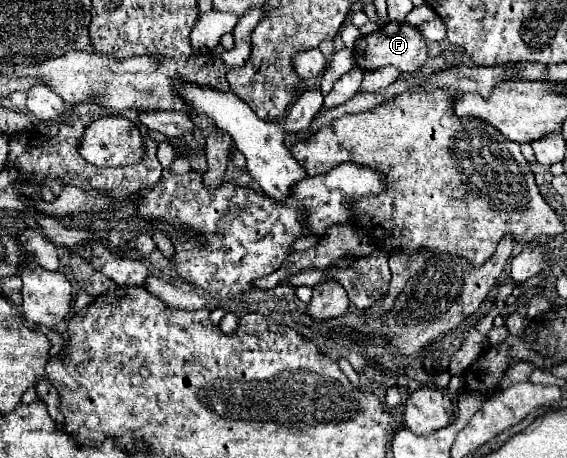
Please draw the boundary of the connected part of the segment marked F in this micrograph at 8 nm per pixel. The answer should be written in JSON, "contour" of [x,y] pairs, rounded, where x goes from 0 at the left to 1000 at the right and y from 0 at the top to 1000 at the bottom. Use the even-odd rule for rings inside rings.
{"contour":[[[684,48],[660,74],[635,79],[624,96],[624,131],[638,153],[667,153],[674,144],[698,144],[705,157],[734,157],[751,135],[751,87],[748,79],[716,48]]]}

